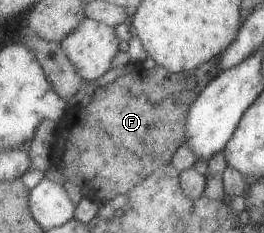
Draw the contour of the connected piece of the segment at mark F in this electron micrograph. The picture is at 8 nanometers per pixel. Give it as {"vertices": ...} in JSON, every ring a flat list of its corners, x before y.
{"vertices":[[220,54,199,67,182,72,168,72,157,64,150,70,134,69,116,77,112,83,97,87,93,99,87,105,70,102,63,119,56,126,55,147,51,156,52,165,60,175,65,174,63,181,78,187,82,198,103,205,117,195,128,194,154,169,169,165,176,149,183,143,184,119,188,107,200,91,222,71,218,65]]}

